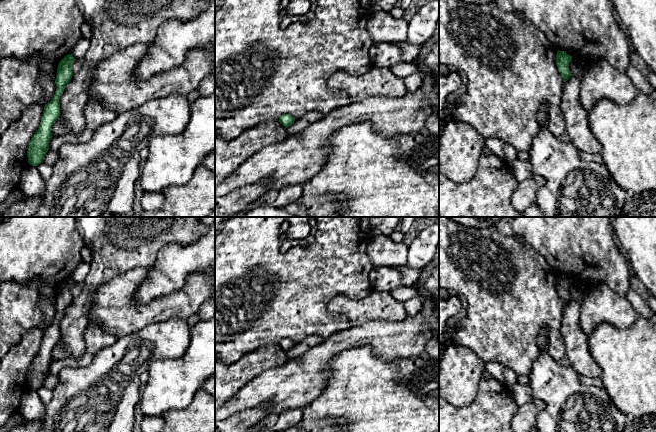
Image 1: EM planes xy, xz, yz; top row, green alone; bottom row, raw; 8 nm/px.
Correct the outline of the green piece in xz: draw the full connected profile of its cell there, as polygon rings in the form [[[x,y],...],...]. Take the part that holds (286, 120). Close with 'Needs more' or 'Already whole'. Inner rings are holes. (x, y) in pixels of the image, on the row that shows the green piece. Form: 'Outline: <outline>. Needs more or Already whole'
Outline: [[[284,114],[279,118],[279,122],[285,127],[288,128],[290,125],[294,124],[295,118],[290,114]]]. Already whole

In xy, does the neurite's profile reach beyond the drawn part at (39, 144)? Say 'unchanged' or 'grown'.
unchanged

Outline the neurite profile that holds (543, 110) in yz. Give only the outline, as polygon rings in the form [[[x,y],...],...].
[[[543,103],[538,109],[538,119],[541,123],[545,122],[548,117],[549,105]]]

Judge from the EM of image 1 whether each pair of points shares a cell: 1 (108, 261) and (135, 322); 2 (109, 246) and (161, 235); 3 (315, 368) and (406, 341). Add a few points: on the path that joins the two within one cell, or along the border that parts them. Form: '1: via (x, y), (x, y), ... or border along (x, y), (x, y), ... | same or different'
1: border along (137, 267), (116, 275), (96, 290) | different
2: via (122, 235), (148, 235) | same
3: via (336, 345), (346, 339), (383, 339) | same

